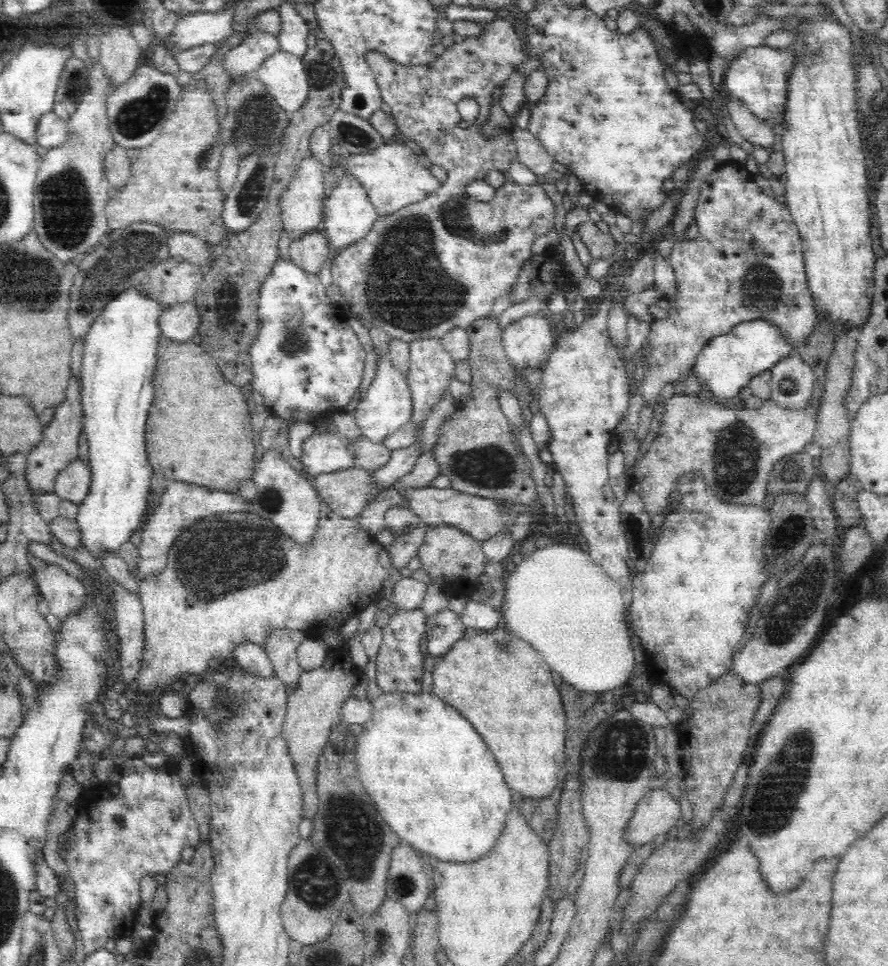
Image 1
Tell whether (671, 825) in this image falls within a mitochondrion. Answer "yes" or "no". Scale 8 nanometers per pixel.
no

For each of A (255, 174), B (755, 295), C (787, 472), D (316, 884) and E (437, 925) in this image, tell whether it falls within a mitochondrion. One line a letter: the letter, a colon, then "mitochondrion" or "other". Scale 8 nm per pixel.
A: mitochondrion
B: mitochondrion
C: mitochondrion
D: mitochondrion
E: other

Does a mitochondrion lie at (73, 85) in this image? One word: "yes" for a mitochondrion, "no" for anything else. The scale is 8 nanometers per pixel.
yes

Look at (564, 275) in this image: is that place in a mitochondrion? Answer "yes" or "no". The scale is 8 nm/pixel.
no

